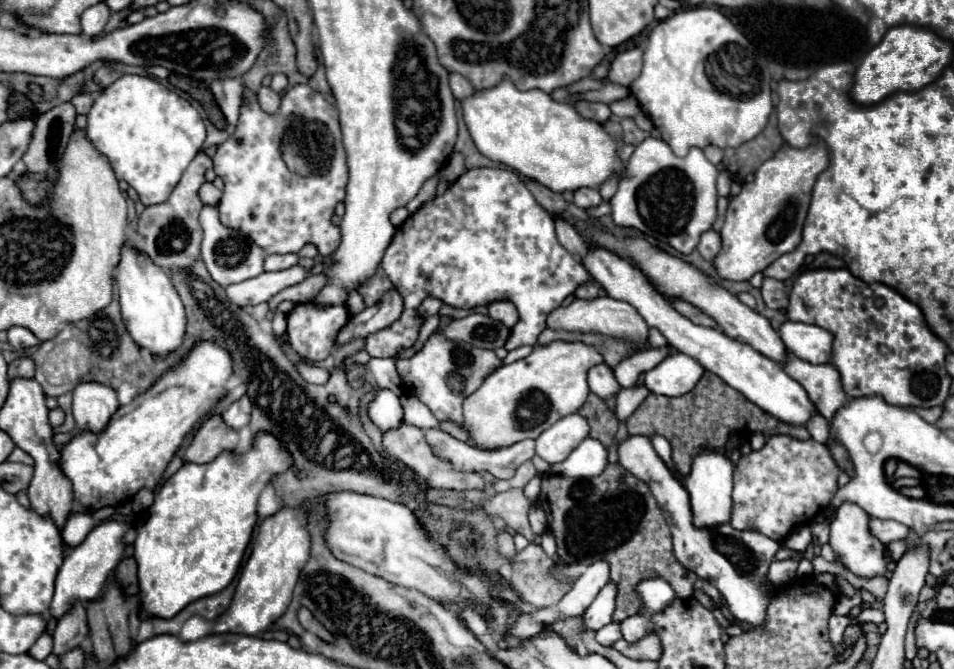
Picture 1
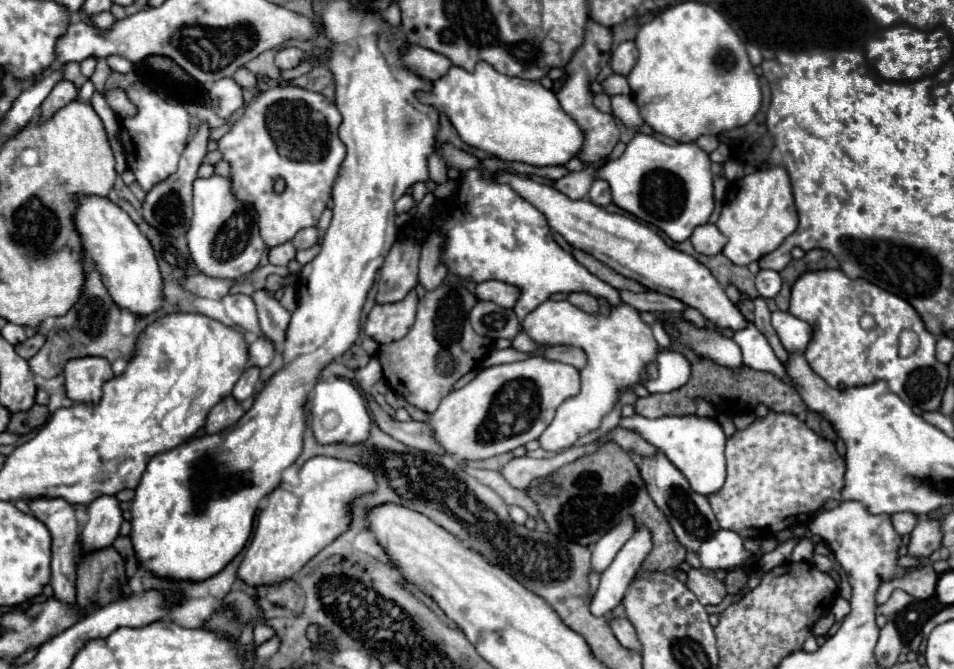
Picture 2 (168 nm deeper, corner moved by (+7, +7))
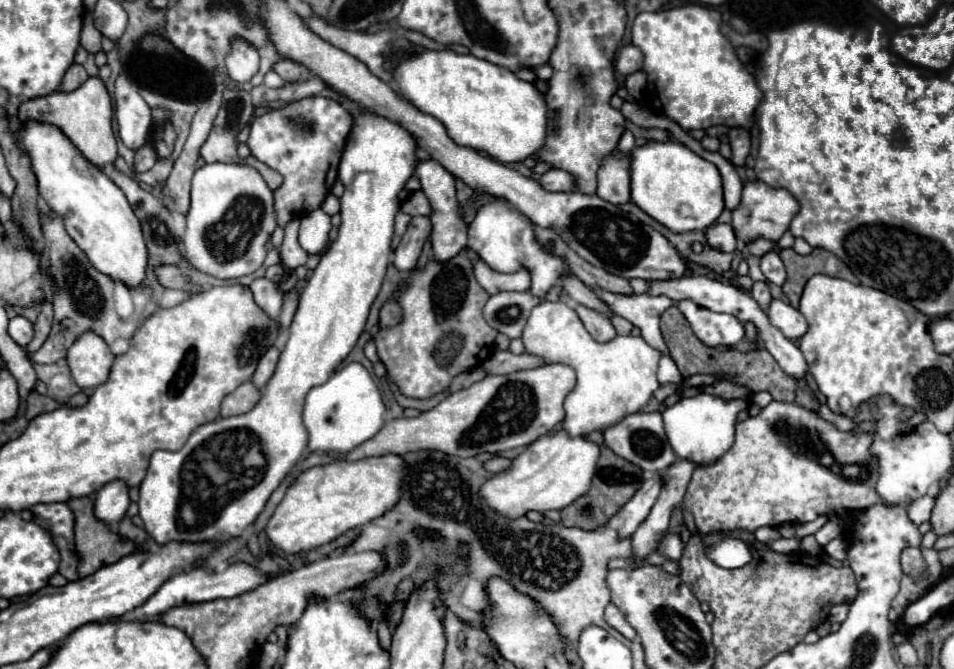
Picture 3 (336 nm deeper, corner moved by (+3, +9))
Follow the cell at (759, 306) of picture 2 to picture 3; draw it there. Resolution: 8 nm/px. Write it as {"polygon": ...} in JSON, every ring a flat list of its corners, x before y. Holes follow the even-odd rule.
{"polygon":[[755,282,753,284,753,290,751,290,751,296,759,302,759,306,763,310,767,310,767,302,771,302,771,294,769,294,767,282]]}

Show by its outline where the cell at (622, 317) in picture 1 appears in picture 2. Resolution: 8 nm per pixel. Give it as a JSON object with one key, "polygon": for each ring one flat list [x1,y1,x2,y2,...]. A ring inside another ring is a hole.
{"polygon":[[547,300,527,314,523,330,539,344,569,344,579,346,587,354,587,366,581,370,581,392,565,400,555,414,555,420,539,436,543,450,561,452,571,448,577,440,597,430,603,416,613,408,621,394,621,386,633,388,643,374,655,376,655,356,659,346,651,328,643,322,641,312,625,302,611,306,609,314,589,314,573,306,569,300]]}

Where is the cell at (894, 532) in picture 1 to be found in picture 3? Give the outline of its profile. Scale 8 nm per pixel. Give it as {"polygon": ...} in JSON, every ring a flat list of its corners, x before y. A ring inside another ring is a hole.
{"polygon":[[925,494,923,498,915,500,915,502,907,508,909,518,911,518,915,524,923,524,925,520,931,518,931,510,933,510,933,506,935,506,935,498,929,496,929,494]]}

